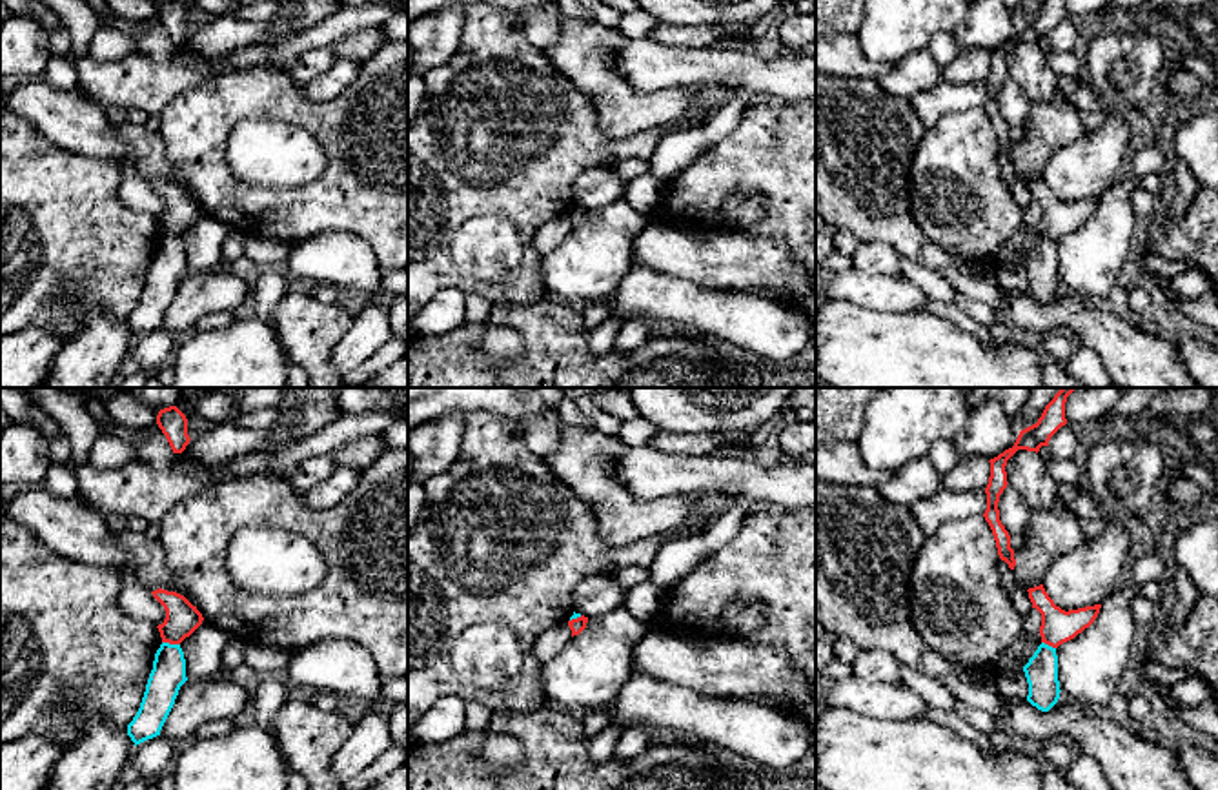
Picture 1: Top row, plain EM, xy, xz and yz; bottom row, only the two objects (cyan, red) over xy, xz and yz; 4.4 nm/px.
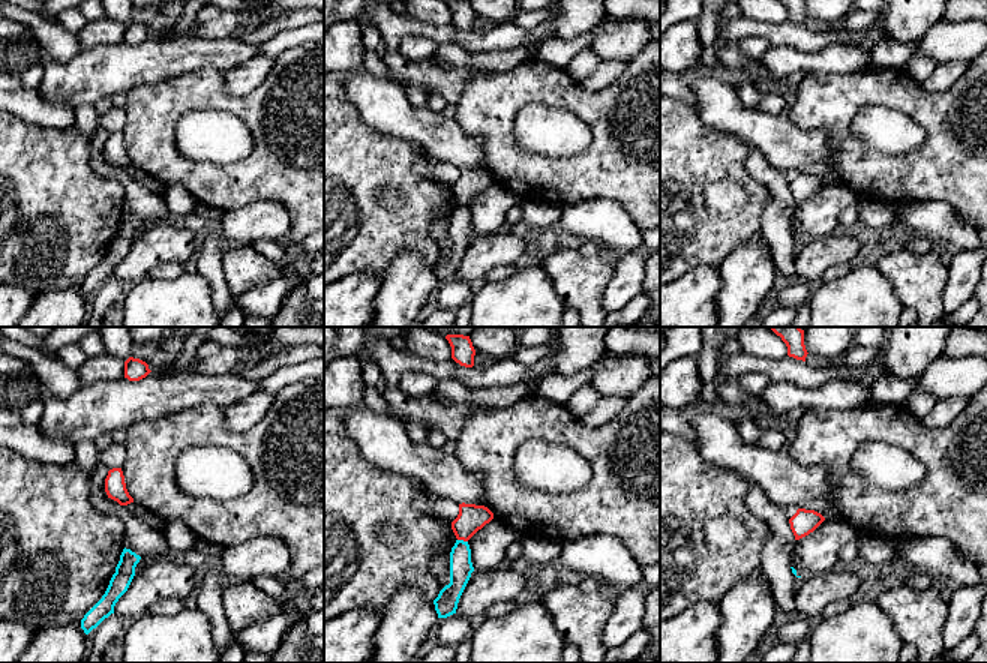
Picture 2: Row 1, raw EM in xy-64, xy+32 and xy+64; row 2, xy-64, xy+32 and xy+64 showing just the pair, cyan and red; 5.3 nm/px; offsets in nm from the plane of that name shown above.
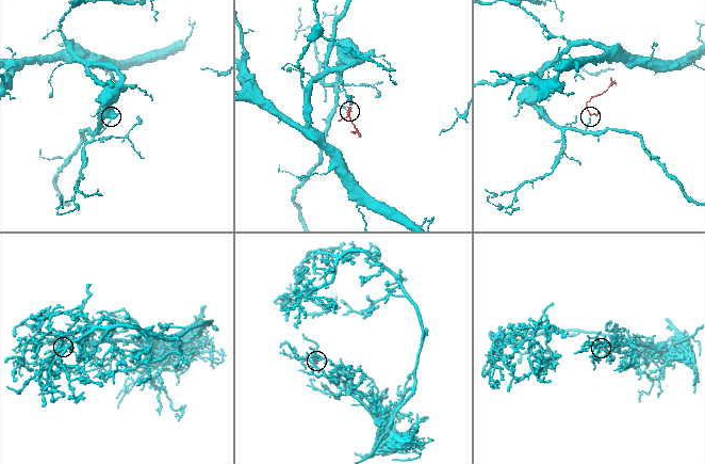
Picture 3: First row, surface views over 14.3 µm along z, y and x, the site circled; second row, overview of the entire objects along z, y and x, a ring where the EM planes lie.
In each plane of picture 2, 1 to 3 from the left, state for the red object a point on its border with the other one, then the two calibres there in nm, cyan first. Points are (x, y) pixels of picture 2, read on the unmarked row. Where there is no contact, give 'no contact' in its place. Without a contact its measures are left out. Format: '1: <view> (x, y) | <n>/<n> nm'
1: no contact
2: xy+32 (462, 204) | 130/150 nm
3: no contact

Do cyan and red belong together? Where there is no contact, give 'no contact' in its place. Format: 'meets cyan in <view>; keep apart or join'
meets cyan in xy; keep apart

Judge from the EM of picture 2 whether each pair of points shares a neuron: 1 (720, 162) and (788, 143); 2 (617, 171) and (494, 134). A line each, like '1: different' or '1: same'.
1: different
2: same

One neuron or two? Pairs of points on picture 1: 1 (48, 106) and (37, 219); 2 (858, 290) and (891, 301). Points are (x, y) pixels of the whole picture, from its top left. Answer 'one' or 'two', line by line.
1: two
2: one

